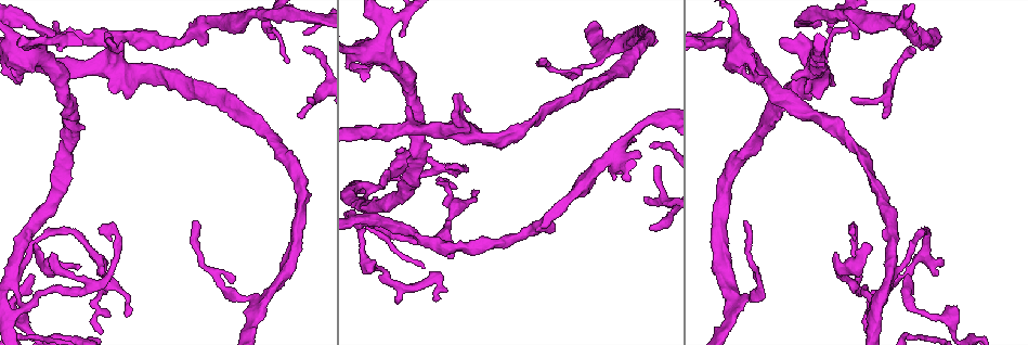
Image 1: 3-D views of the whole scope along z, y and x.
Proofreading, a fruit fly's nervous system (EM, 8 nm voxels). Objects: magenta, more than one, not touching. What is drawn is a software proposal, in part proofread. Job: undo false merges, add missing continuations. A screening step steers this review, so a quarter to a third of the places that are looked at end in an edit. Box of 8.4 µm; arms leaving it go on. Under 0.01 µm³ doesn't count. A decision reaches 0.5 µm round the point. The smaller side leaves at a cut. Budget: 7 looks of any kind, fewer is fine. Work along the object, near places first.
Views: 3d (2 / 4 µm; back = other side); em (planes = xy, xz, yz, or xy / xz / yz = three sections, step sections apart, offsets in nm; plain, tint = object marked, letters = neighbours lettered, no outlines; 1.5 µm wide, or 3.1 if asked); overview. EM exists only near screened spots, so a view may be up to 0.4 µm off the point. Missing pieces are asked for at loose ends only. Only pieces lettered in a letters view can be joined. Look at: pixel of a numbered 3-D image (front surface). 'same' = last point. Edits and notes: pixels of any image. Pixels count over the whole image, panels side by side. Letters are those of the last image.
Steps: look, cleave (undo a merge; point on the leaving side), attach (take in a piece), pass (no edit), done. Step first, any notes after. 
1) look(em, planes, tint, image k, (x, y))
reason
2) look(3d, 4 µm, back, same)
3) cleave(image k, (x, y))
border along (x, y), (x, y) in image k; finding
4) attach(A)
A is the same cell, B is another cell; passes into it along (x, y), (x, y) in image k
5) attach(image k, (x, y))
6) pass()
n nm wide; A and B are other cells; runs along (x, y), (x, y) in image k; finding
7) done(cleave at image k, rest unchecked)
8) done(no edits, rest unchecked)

look(3d, 2 µm, image 1, (269, 23))

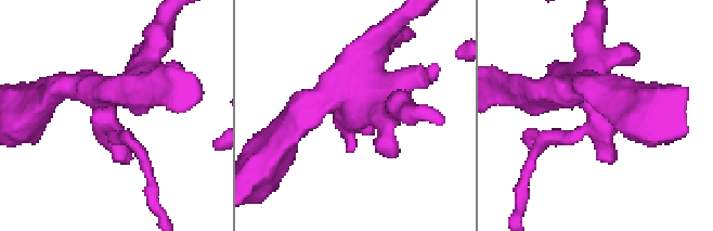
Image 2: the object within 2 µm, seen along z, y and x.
look(em, xy, step 4, tint, image 2, (351, 113))
need the tissue

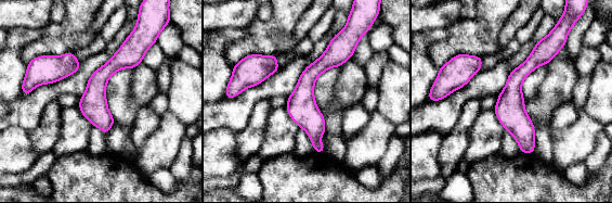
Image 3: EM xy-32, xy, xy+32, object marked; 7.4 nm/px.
look(em, planes, letters, same)
cut it another way

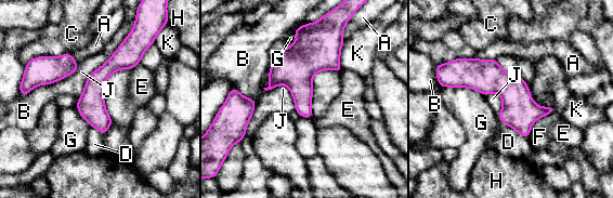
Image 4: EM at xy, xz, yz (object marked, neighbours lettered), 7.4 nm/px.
pass()
B touches over 380 nm; A, B, C, D, E, F, G, H, J and K are other cells; runs along (452, 75), (551, 109) in image 4; continuous, no second cell

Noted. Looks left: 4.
look(em, xz, step 8, plain, image 1, (382, 184))
branch stops here

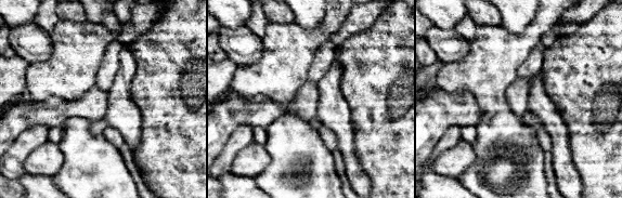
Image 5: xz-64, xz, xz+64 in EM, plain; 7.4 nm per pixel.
look(em, xz, step 8, letters, same)
see the neighbours

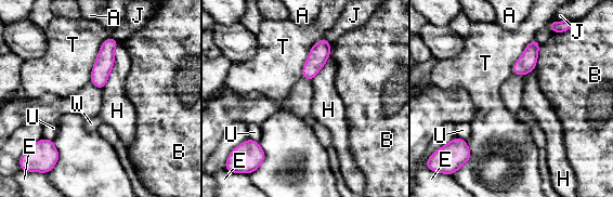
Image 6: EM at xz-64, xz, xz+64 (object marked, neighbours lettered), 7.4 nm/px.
pass()
140 nm wide; A, B, E, H, J, T, U and W are other cells; border along (118, 42), (113, 68), (101, 89) in image 6; no lettered piece goes on from it

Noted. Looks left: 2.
look(em, xy, step 8, tint, image 1, (462, 244))
narrows sharply

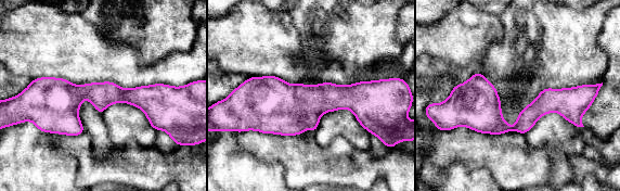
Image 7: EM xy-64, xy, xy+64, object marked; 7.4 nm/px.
look(em, xz, step 8, letters, same)
another direction

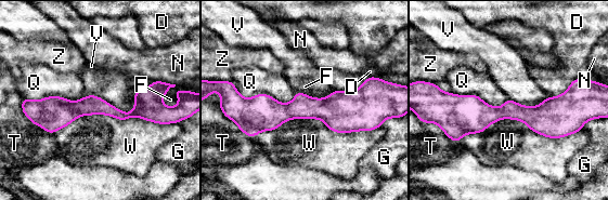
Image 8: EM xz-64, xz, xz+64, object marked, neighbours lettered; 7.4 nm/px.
pass()
D, F, G, N, Q, T, V, W and Z are other cells; continuous, no second cell

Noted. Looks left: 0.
done(no edits, rest unchecked)

